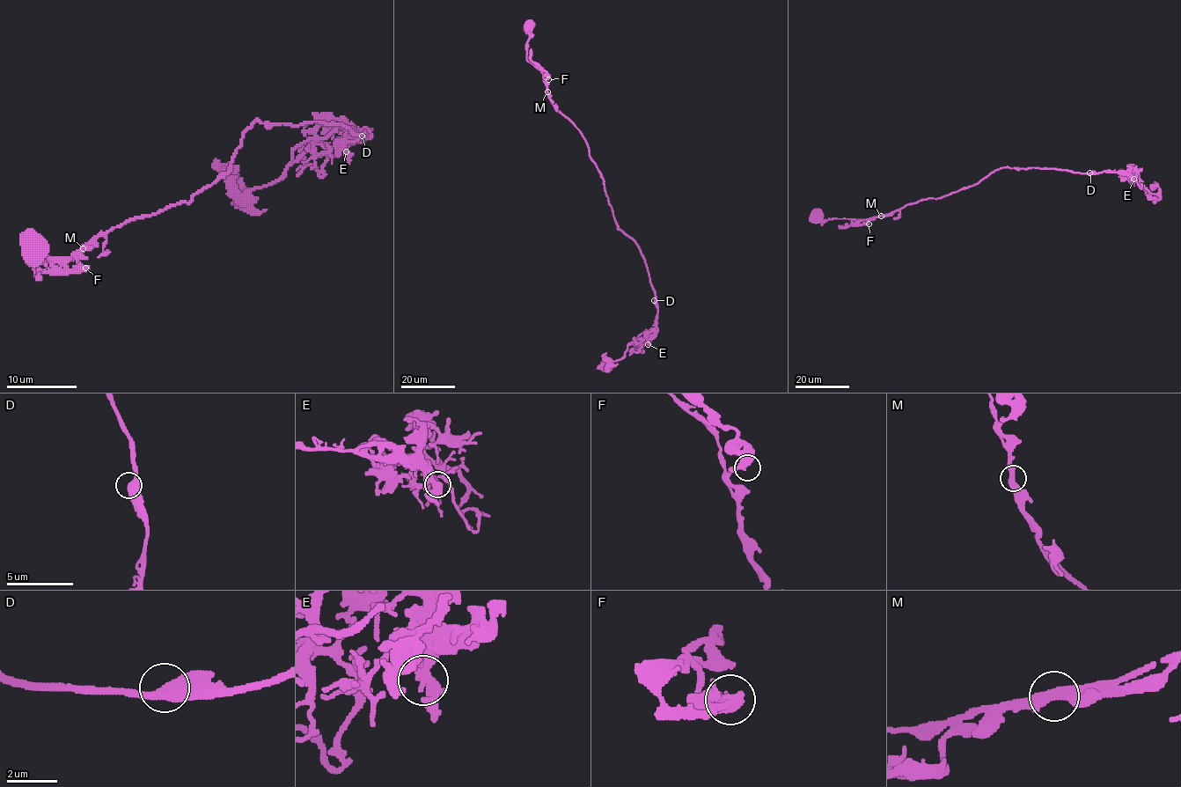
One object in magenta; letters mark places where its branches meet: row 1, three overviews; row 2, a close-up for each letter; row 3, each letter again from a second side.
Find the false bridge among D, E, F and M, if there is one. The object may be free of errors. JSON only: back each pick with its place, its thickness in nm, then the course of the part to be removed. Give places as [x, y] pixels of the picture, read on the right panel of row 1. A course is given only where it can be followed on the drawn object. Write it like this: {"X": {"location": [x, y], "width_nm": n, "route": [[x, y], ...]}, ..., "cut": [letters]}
{"cut": []}

